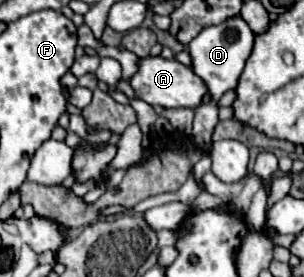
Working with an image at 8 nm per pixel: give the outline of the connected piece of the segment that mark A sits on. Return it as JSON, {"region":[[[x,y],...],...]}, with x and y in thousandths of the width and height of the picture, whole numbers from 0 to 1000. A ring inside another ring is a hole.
{"region":[[[526,199],[500,206],[467,206],[454,220],[454,256],[428,278],[421,292],[447,336],[447,357],[467,357],[500,379],[533,379],[533,386],[625,386],[645,394],[664,372],[664,343],[684,329],[671,292],[638,271],[638,256],[579,213],[539,213]]]}

